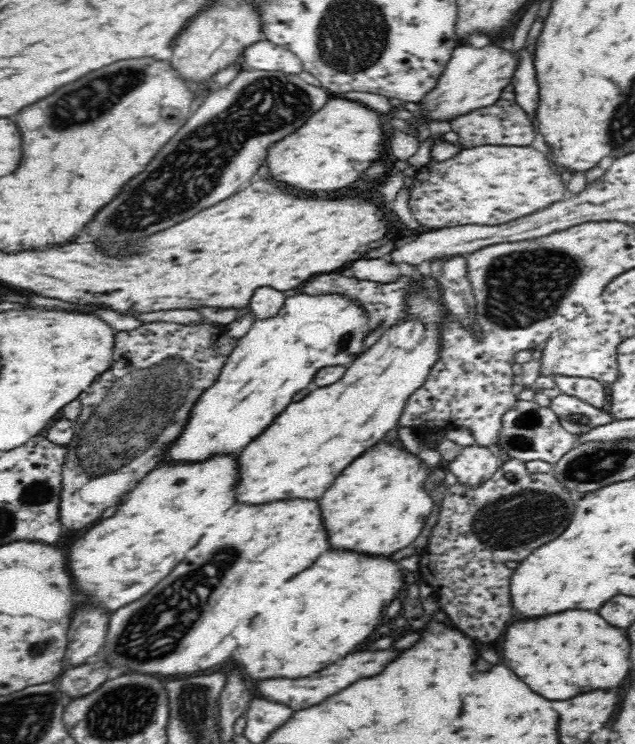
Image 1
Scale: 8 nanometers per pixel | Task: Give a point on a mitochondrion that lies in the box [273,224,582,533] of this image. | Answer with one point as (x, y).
(521, 439)

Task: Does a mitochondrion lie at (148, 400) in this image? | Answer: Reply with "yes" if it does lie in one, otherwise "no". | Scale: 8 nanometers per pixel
yes

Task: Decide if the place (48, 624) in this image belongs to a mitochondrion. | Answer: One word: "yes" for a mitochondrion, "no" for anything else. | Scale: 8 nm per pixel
no

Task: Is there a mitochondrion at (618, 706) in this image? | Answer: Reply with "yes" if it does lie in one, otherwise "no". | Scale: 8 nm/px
no

